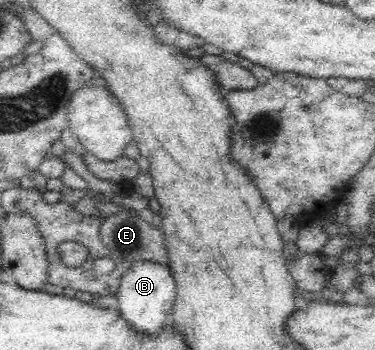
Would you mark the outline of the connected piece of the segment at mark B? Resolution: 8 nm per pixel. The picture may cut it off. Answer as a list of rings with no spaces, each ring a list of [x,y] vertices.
[[[148,260],[131,262],[120,282],[117,293],[120,316],[131,328],[143,334],[159,334],[165,326],[167,314],[171,312],[176,298],[176,282],[168,264],[157,264]]]

